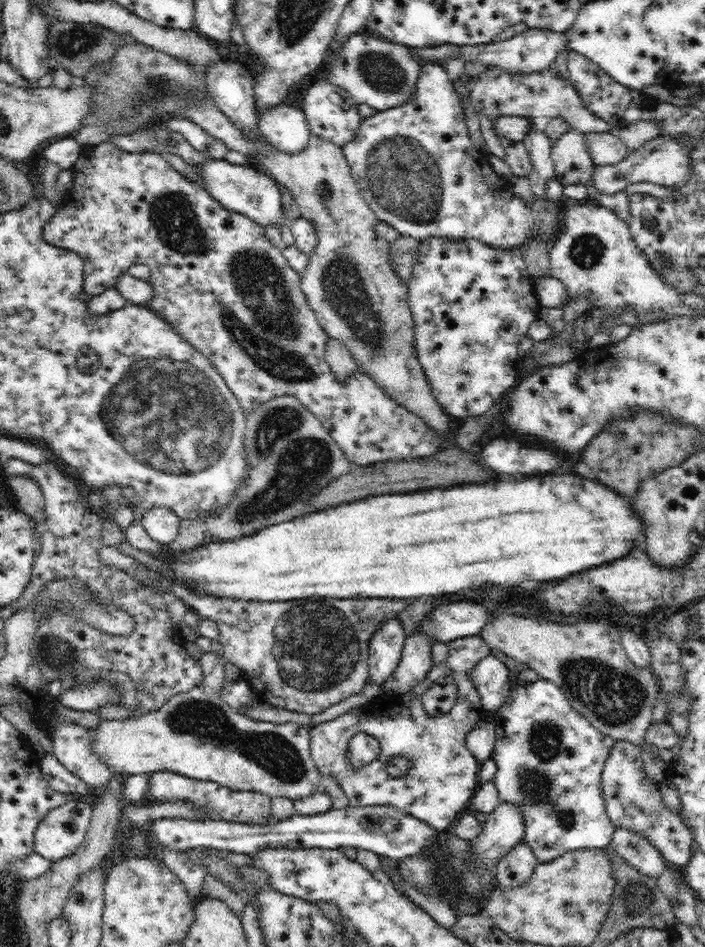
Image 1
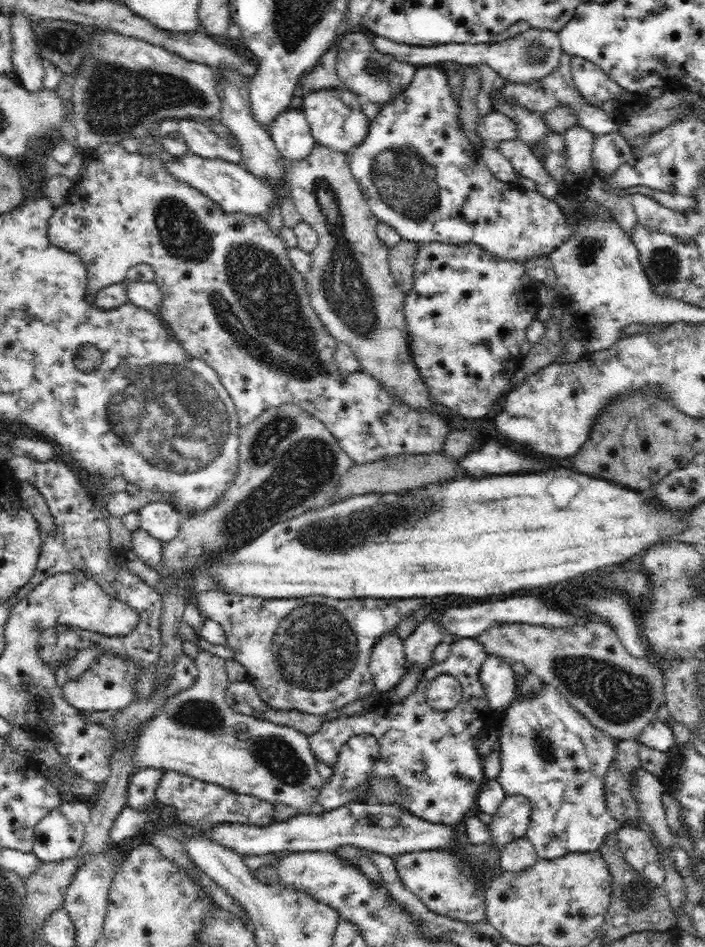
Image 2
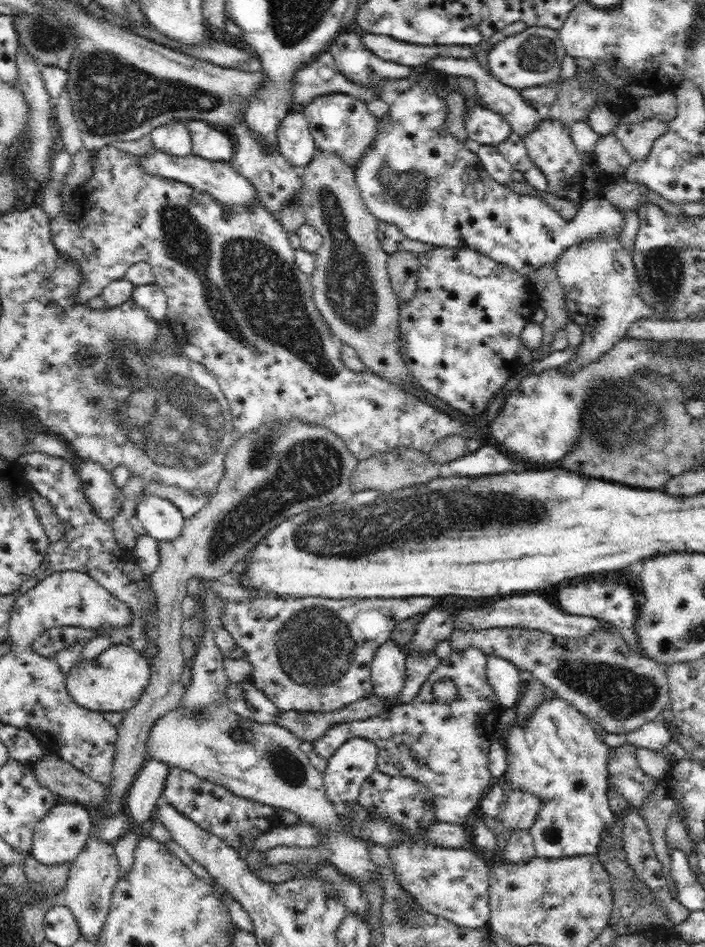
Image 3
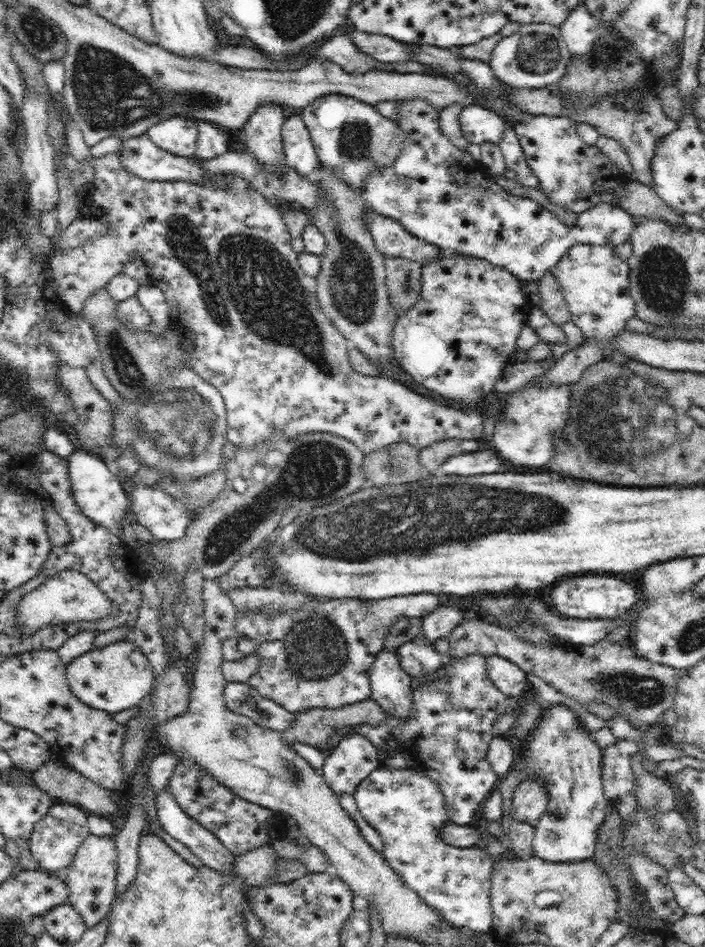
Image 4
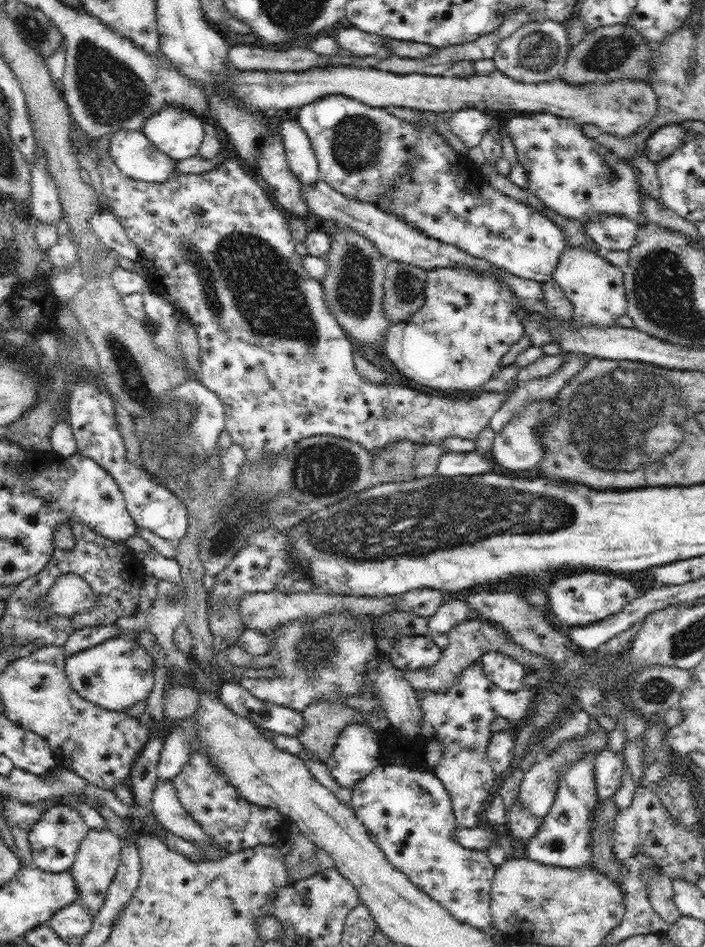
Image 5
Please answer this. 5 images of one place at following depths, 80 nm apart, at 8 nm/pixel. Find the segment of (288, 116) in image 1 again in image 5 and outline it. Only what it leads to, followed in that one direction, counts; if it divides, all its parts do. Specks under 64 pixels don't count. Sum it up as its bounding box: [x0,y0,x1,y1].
[280,119,321,185]

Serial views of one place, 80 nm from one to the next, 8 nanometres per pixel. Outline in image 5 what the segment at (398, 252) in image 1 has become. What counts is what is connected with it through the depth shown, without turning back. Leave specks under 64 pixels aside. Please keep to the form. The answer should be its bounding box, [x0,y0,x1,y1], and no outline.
[382,261,427,322]

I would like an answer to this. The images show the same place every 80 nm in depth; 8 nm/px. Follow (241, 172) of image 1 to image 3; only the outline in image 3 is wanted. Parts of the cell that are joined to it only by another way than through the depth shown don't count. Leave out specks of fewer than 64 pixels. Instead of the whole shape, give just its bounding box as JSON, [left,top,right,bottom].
[138,149,260,211]

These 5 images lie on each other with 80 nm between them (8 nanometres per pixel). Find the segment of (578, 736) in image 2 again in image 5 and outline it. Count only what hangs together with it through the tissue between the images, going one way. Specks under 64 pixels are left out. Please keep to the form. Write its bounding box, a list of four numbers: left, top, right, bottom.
[522,754,602,870]

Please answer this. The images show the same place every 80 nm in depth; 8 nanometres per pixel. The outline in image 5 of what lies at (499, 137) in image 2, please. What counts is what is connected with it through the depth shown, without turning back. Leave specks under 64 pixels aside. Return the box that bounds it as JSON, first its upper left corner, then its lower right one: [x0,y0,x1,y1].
[447,108,500,149]

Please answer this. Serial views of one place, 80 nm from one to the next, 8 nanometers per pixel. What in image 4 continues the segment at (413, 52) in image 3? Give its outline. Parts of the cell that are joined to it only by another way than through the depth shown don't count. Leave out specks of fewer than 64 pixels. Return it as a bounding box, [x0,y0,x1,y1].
[348,30,412,62]

